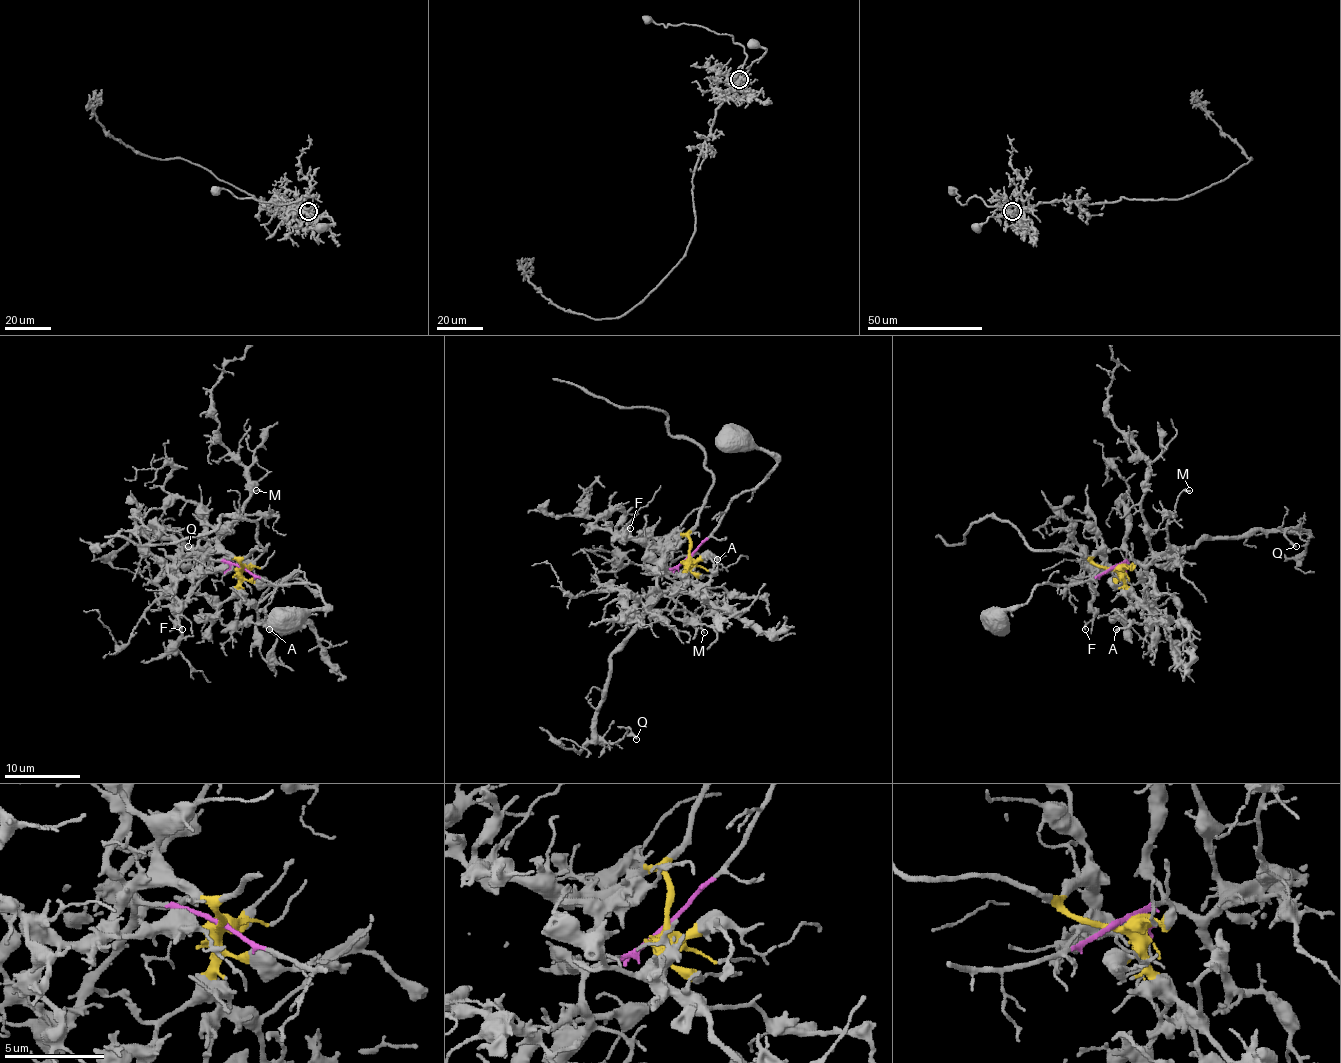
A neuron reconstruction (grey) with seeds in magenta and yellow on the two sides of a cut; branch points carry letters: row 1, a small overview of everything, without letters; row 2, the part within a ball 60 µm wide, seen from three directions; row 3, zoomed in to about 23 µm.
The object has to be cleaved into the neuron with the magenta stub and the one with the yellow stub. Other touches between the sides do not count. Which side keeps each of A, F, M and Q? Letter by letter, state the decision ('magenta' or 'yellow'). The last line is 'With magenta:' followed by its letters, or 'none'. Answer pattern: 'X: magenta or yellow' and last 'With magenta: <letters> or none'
A: yellow
F: yellow
M: magenta
Q: magenta
With magenta: M, Q

